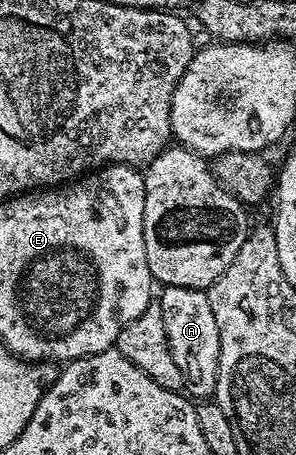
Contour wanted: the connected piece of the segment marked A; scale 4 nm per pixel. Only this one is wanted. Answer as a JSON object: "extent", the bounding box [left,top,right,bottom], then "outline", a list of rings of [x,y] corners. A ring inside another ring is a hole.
{"extent":[157,285,219,398],"outline":[[[176,285],[162,286],[161,292],[163,294],[157,297],[158,307],[165,319],[165,335],[169,339],[173,359],[177,359],[183,372],[186,392],[192,398],[214,398],[219,374],[219,332],[206,292]]]}

